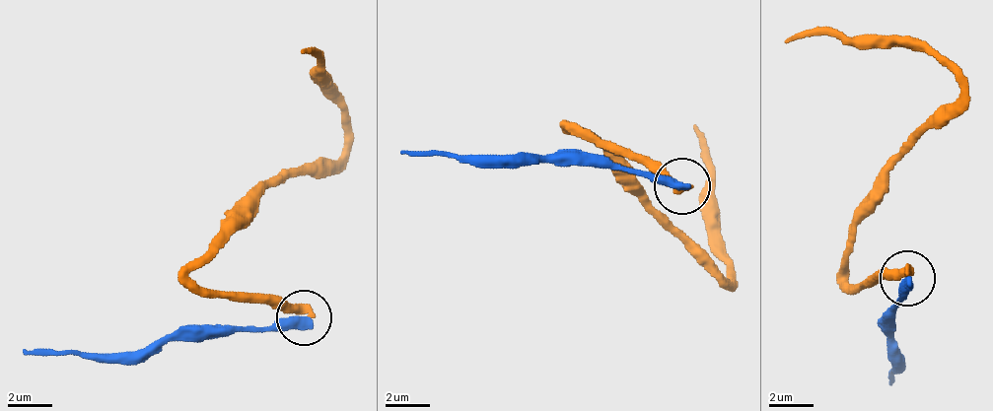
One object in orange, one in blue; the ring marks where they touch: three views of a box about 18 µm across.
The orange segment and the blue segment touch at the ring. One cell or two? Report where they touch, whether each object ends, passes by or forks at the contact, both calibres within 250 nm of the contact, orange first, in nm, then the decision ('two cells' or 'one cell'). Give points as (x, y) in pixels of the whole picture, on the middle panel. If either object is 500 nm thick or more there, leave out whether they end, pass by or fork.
at (681, 185); orange ends there; blue ends there; 320 nm thick on the orange side, 480 nm on the other; two cells

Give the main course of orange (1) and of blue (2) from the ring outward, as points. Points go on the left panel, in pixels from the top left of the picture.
1: (308, 316), (205, 293), (188, 269), (222, 223), (343, 155), (342, 109), (315, 51), (303, 54)
2: (303, 316), (257, 329), (168, 334), (106, 357), (22, 350)

